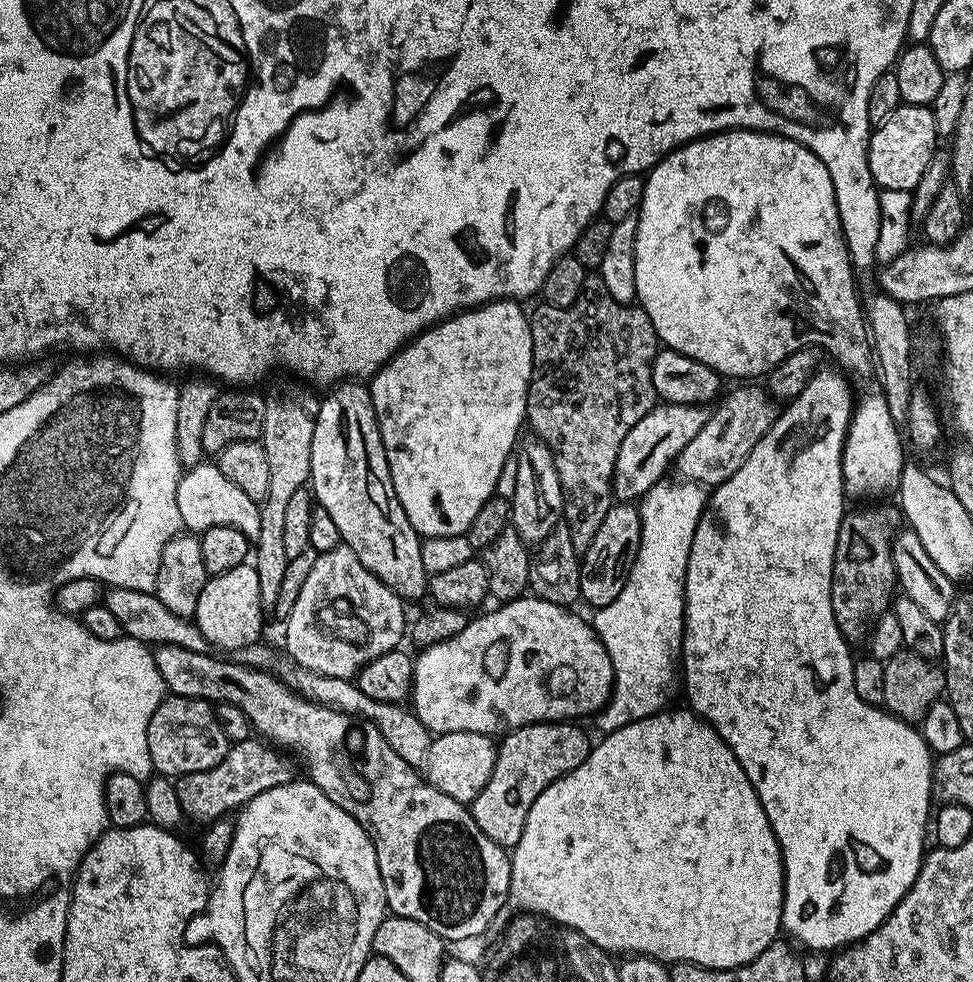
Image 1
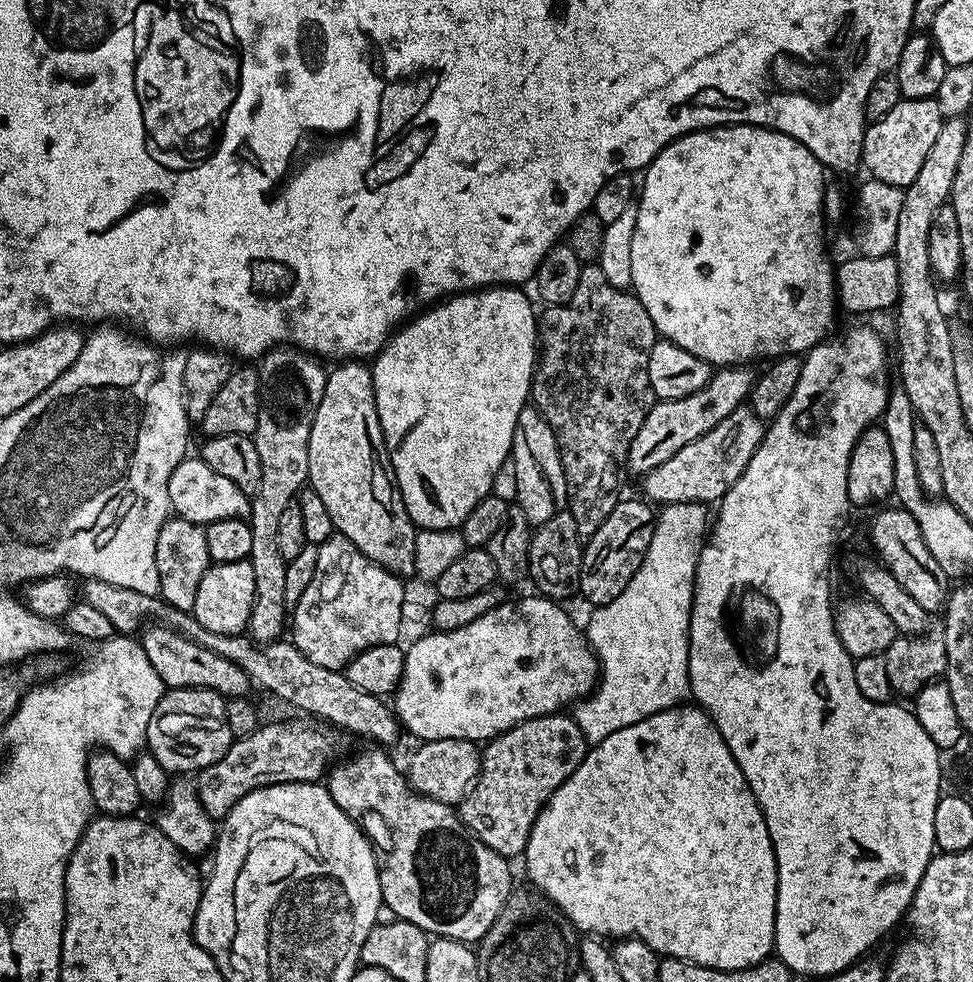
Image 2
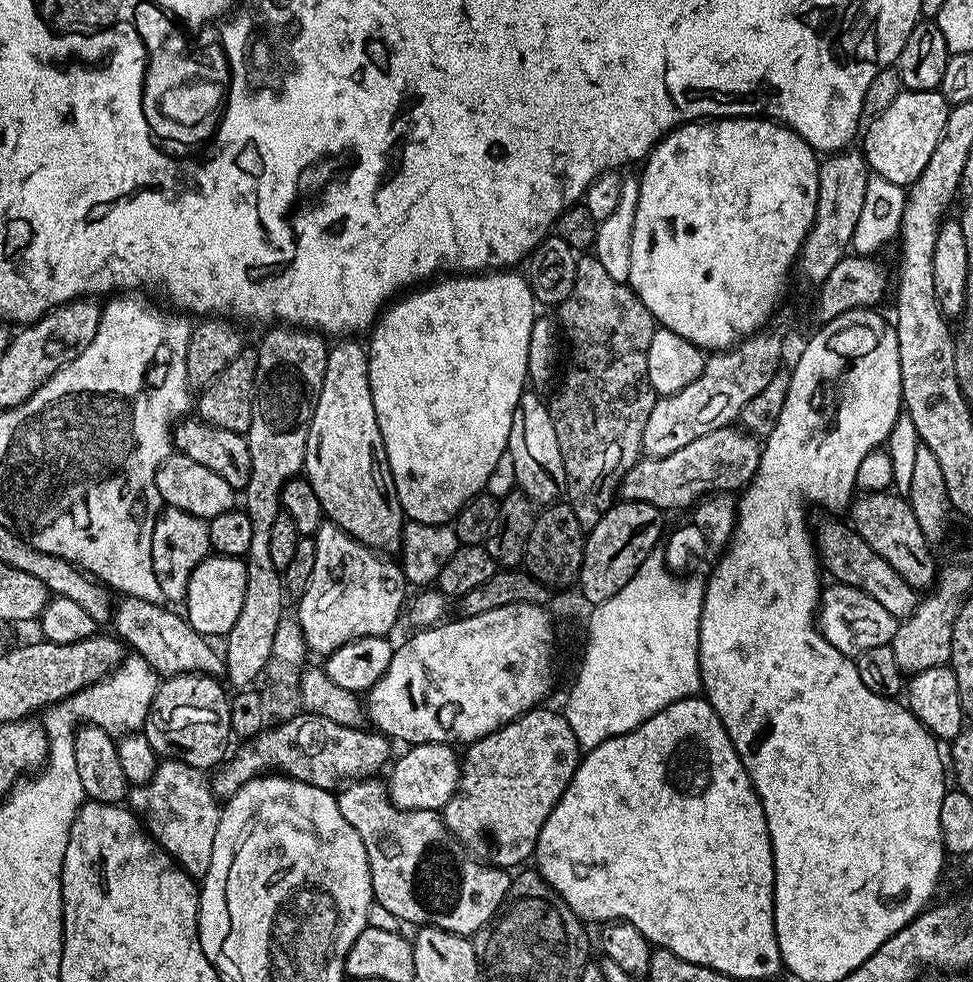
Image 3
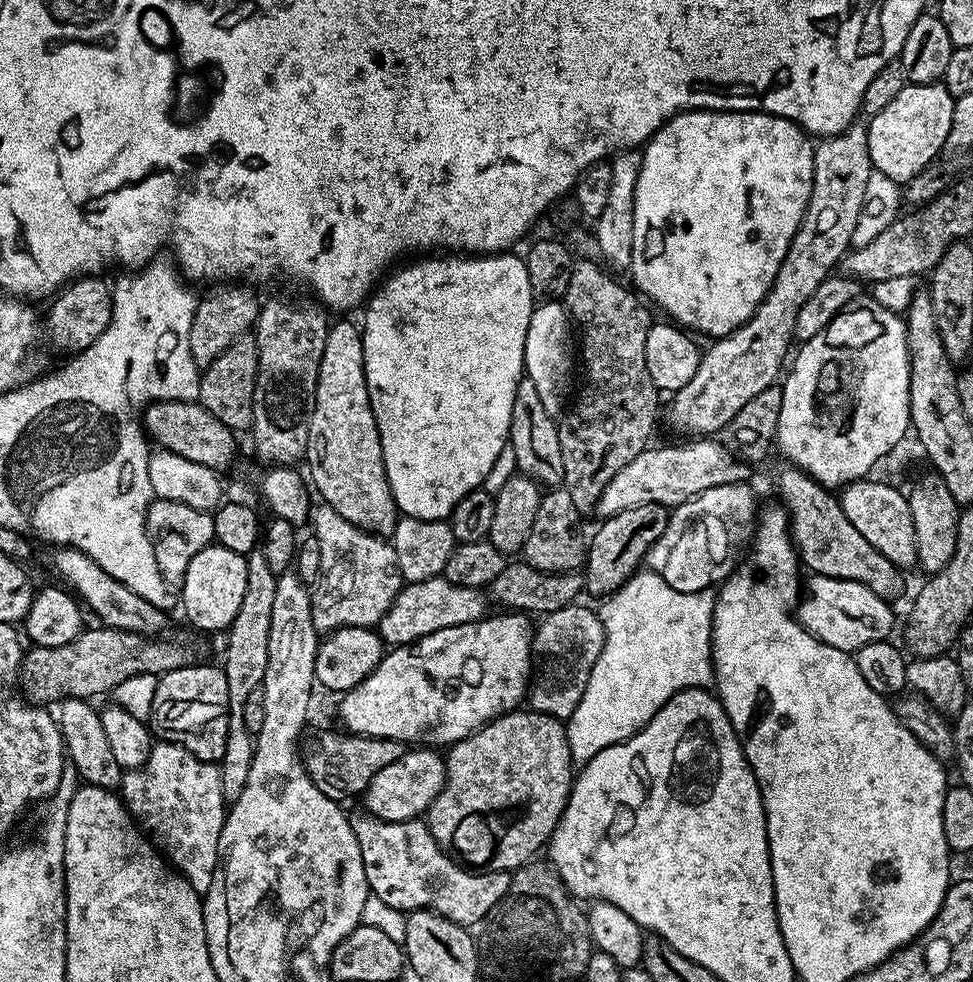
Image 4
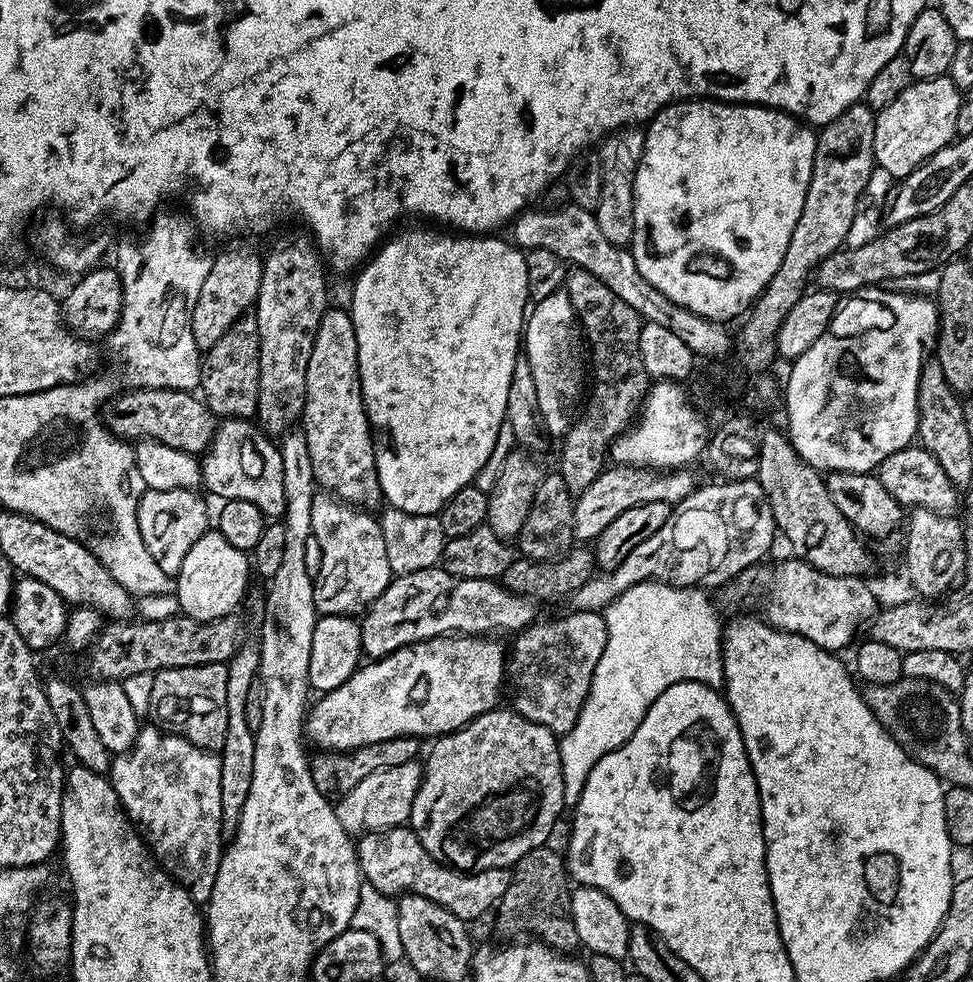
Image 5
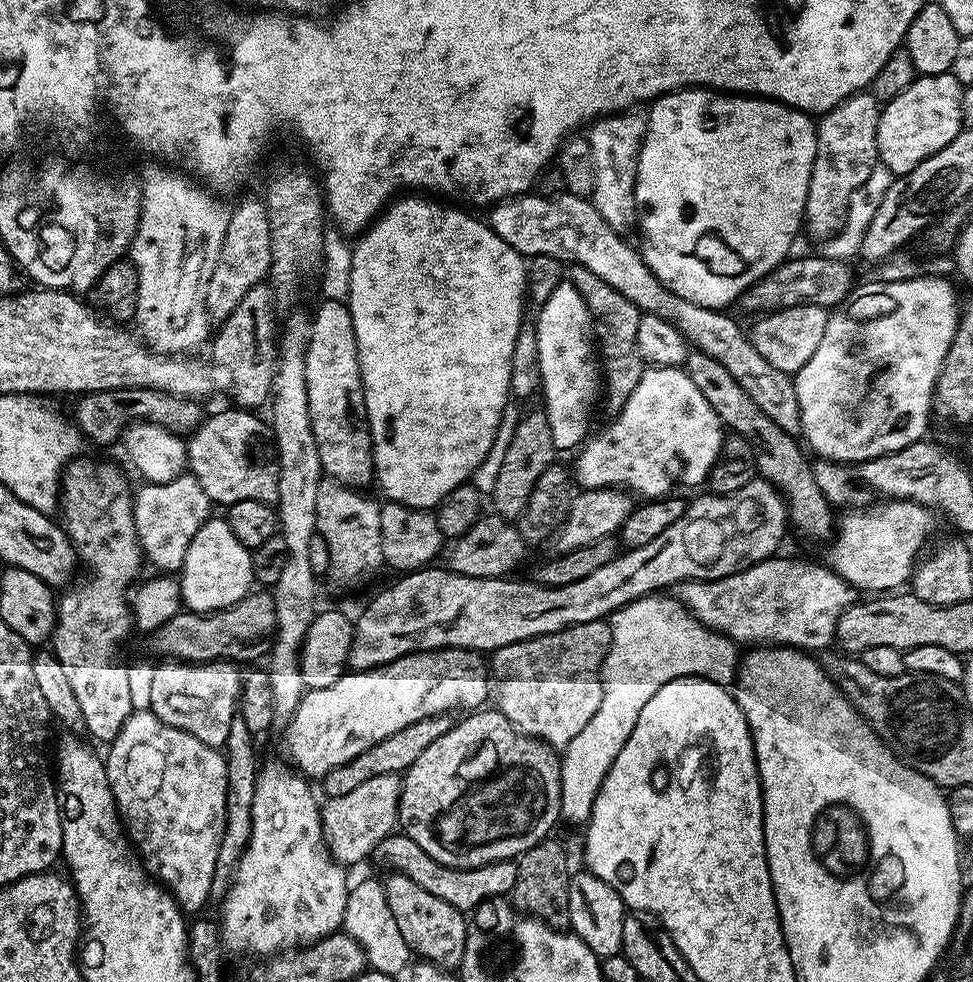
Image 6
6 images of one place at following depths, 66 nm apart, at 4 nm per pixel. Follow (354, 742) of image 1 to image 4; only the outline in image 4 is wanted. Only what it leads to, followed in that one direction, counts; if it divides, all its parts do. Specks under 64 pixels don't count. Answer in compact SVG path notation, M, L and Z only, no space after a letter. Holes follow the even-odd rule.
M60 546L53 552L56 553L52 556L52 564L56 567L57 574L65 580L63 583L83 601L87 611L91 615L93 612L100 619L97 621L103 627L130 630L140 636L155 636L169 627L167 626L169 613L165 609L155 608L153 604L146 602L146 598L134 594L134 590L118 582L118 578L110 578L110 574L106 574L106 570L102 570L98 562L94 562L94 558L90 558L82 550ZM371 814L363 815L353 815L351 822L354 834L358 838L358 850L362 850L362 866L366 870L368 891L371 895L382 898L382 901L394 910L405 914L421 910L437 912L439 916L455 924L473 926L472 924L478 923L480 919L481 923L506 894L512 881L509 873L469 870L440 847L440 843L432 837L423 819L390 822L379 820Z

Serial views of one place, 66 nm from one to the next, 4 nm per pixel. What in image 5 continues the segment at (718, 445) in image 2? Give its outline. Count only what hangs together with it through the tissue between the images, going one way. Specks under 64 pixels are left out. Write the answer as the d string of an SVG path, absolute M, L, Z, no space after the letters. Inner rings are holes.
M608 466L582 493L575 497L574 530L575 539L592 542L596 537L626 510L642 506L646 502L666 502L673 506L680 503L697 487L698 481L691 476L688 468L675 470L656 470L651 468L629 468L627 466Z

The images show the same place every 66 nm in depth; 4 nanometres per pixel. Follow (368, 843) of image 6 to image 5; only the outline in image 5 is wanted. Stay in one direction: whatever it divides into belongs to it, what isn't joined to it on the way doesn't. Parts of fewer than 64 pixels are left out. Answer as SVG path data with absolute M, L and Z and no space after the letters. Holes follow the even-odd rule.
M416 760L402 762L402 766L390 766L386 770L374 770L374 774L362 778L362 782L354 786L354 790L339 797L335 805L338 822L342 822L342 826L350 834L384 832L387 828L407 825L423 777L423 767Z

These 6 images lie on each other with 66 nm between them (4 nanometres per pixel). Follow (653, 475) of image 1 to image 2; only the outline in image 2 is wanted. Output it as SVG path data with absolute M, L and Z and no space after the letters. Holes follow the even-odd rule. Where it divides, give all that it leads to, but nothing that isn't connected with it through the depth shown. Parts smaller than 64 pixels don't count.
M724 366L713 371L710 382L698 394L690 394L677 400L661 400L653 403L652 409L646 414L634 442L630 442L628 451L627 471L643 474L662 466L682 446L694 442L702 434L714 430L726 414L741 407L749 399L754 383L754 372L748 366Z

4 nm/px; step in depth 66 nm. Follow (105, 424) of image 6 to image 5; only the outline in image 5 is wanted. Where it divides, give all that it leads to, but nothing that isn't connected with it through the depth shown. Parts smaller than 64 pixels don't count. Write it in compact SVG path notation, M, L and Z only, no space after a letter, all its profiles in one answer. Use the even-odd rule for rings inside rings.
M138 388L113 395L102 406L102 419L109 430L120 439L149 439L174 446L174 450L203 454L216 436L218 417L208 409L207 403L192 392L179 392L177 388Z

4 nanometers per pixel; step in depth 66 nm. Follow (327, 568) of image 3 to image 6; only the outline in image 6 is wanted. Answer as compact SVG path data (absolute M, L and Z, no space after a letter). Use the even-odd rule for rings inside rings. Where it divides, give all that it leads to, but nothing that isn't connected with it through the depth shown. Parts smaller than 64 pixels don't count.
M327 478L321 479L318 486L316 530L322 538L326 538L326 546L330 546L327 575L332 576L333 582L344 588L362 583L367 576L372 576L379 568L385 567L380 504L364 495L368 494Z

